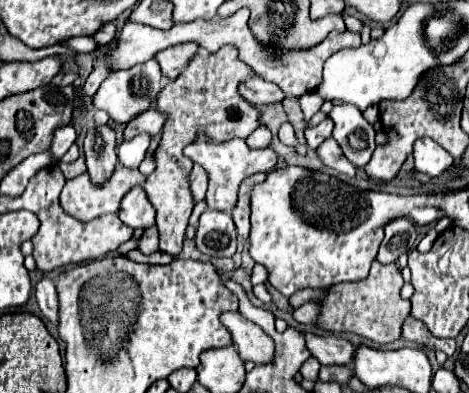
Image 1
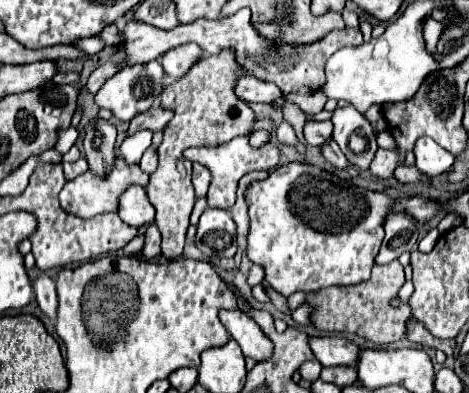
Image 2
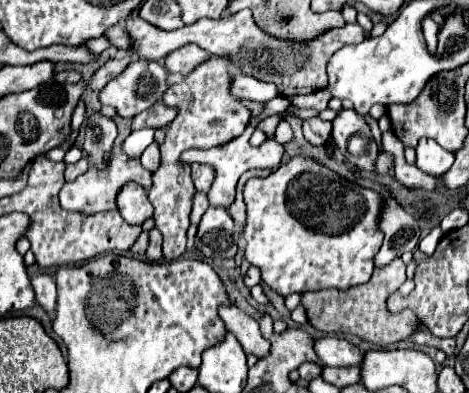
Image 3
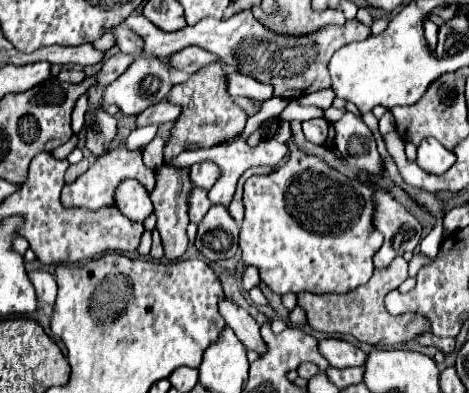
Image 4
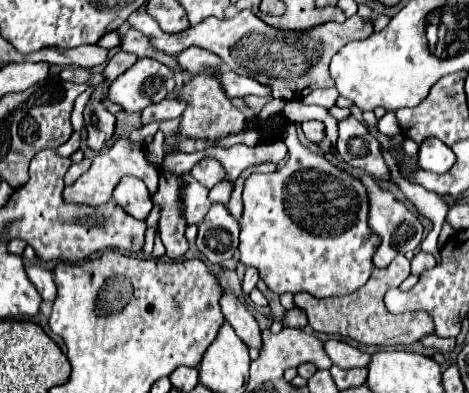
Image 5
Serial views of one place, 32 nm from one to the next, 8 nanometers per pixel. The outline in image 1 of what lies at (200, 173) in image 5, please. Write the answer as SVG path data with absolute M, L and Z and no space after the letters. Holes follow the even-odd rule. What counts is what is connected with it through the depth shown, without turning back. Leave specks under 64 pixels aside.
M194 164L194 168L192 168L190 186L192 186L194 200L196 200L196 202L202 200L202 198L204 198L204 192L206 192L206 186L208 186L208 174L206 174L204 168L200 168L198 164Z

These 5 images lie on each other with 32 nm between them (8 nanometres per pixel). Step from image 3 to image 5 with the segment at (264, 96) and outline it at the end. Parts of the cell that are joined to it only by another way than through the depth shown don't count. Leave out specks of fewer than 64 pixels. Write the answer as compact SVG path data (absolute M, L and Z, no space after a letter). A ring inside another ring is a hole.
M222 70L218 72L218 80L224 88L224 92L234 98L234 96L248 96L248 94L254 94L254 96L270 96L270 88L264 88L260 82L248 78L248 76L240 76L232 70Z

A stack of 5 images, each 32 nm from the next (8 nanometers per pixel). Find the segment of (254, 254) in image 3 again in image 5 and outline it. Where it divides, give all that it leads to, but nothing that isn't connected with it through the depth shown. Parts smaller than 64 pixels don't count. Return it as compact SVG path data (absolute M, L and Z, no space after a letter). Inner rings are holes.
M288 124L288 136L284 140L284 144L288 146L288 162L284 166L280 166L274 174L252 174L246 182L244 182L244 210L242 210L242 216L240 216L240 262L244 266L254 266L258 272L260 272L260 278L264 280L264 284L276 292L276 294L282 294L282 292L308 292L316 298L330 298L330 296L348 296L352 292L356 292L358 288L362 288L368 278L370 278L370 272L372 272L372 254L374 254L374 248L378 244L378 238L370 232L368 228L368 196L366 196L366 188L360 180L348 176L346 172L338 170L330 160L326 160L326 156L322 154L314 154L310 152L306 146L300 144L298 136L296 136L296 126L294 124Z

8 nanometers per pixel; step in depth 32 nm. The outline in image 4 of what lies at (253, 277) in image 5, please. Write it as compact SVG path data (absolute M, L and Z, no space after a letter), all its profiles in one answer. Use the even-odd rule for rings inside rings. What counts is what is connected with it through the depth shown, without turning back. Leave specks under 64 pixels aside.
M248 266L246 272L244 272L244 276L242 276L242 286L244 290L254 288L258 282L260 282L260 278L258 278L258 270L252 268L252 266Z

